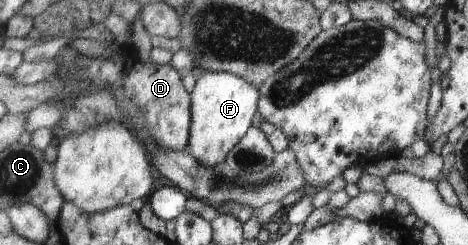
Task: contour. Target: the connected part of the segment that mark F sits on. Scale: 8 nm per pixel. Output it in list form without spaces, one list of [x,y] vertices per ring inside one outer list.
[[[209,71],[196,81],[192,96],[192,127],[188,151],[208,167],[218,167],[251,130],[260,101],[259,88],[223,71]]]

